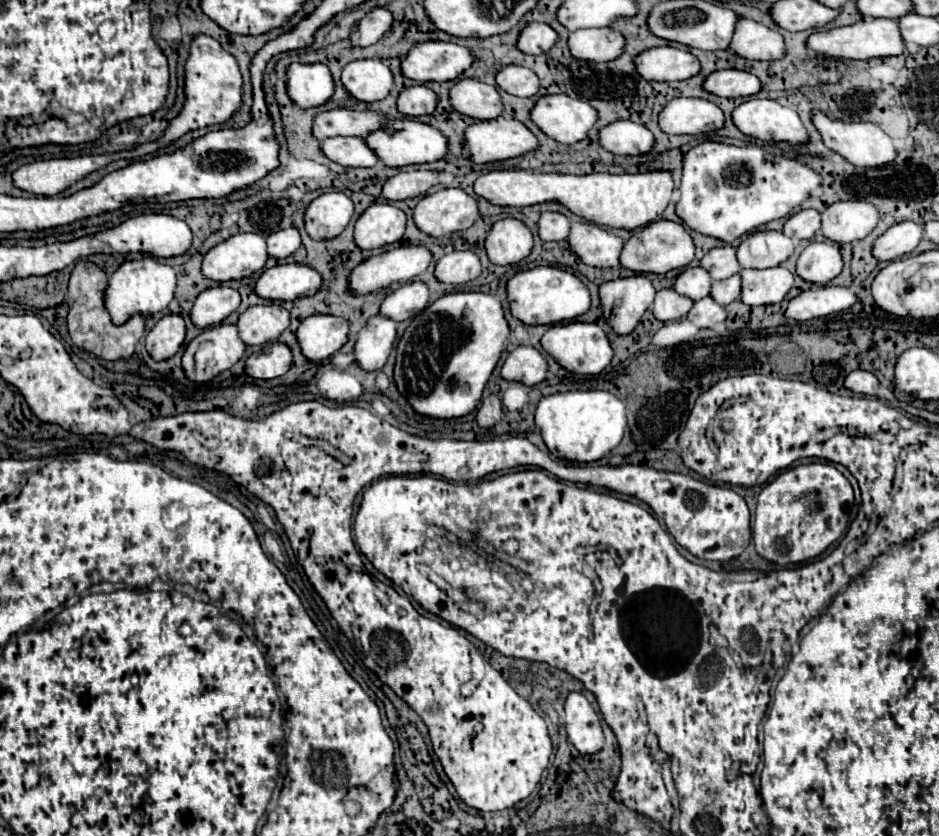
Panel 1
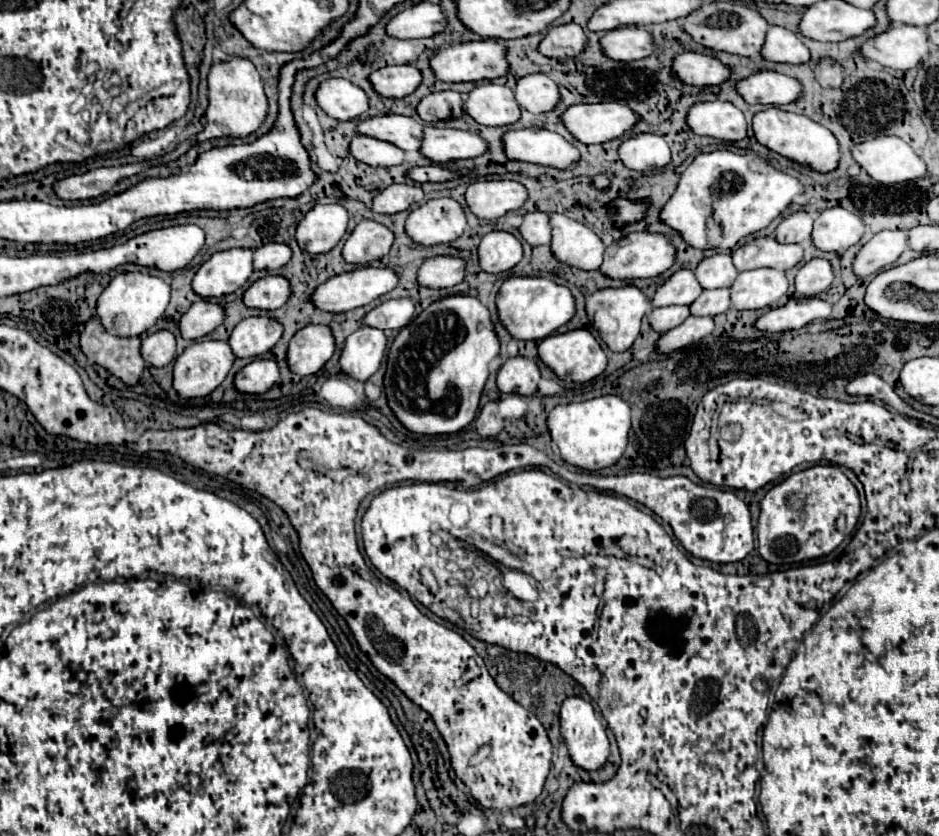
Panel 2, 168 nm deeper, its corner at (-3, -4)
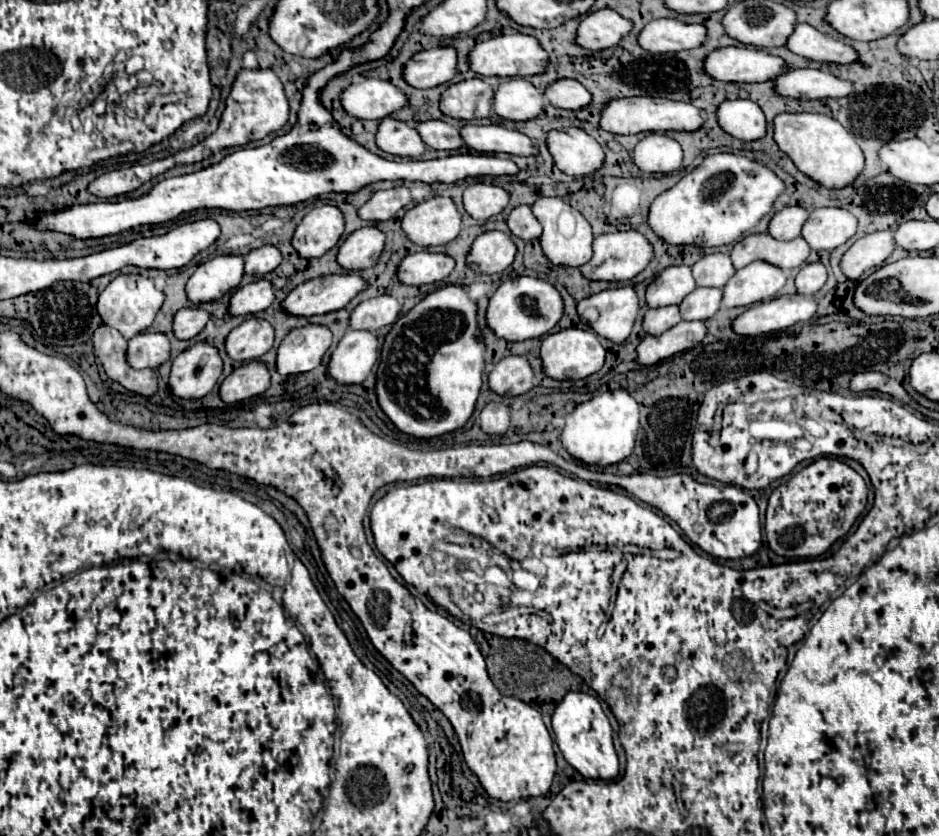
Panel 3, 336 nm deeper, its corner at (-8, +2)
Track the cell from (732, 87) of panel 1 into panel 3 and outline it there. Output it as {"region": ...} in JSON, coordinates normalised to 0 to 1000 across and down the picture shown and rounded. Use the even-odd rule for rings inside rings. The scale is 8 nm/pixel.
{"region":[[[843,84],[835,93],[826,93],[826,108],[837,117],[856,117],[856,120],[875,120],[875,117],[899,117],[909,110],[905,96],[897,96],[878,84]]]}

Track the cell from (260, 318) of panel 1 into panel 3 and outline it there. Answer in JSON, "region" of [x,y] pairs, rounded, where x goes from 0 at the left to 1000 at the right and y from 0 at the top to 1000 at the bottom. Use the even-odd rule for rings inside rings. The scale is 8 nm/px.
{"region":[[[264,380],[241,404],[241,423],[249,433],[277,428],[290,416],[292,392],[279,380]]]}

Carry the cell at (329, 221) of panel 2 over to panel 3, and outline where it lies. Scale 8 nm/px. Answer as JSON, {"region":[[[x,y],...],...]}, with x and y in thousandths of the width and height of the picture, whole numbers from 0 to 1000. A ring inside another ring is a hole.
{"region":[[[341,246],[324,258],[311,282],[311,294],[322,309],[341,309],[358,294],[366,278],[366,258],[358,246]]]}

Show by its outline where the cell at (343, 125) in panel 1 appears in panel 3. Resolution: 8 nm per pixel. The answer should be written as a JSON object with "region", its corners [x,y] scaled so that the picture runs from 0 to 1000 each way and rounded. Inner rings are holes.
{"region":[[[469,144],[449,146],[443,151],[452,170],[462,179],[488,179],[494,175],[494,165],[486,151],[479,151]]]}

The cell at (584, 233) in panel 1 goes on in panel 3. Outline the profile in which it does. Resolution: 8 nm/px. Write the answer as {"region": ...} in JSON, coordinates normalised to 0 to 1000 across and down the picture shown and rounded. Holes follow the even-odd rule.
{"region":[[[573,237],[564,249],[571,263],[577,268],[575,294],[577,294],[579,306],[588,316],[616,321],[622,313],[626,313],[626,309],[630,309],[630,287],[633,287],[630,273],[616,251],[611,251],[607,244],[603,244],[596,237]]]}

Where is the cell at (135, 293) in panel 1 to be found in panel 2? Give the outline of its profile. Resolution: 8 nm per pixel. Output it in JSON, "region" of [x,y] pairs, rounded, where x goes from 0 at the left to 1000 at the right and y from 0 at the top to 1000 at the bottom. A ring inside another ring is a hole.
{"region":[[[131,325],[125,328],[108,349],[103,359],[103,378],[108,380],[112,395],[120,402],[150,402],[167,385],[167,380],[174,378],[180,356],[182,340],[178,335],[152,325]]]}

